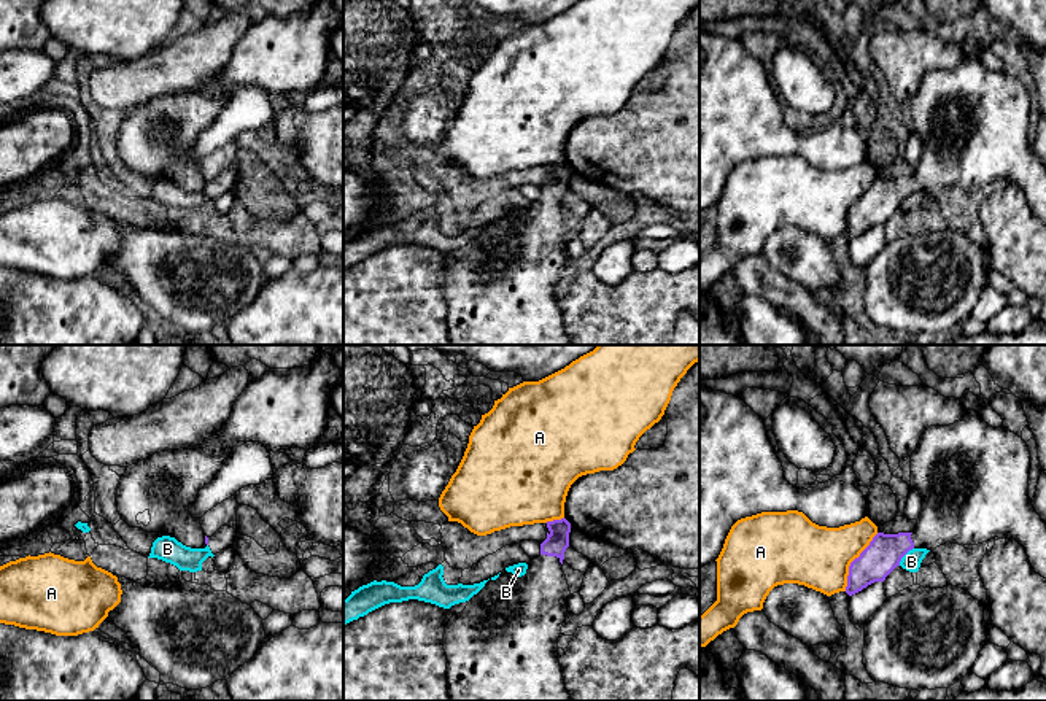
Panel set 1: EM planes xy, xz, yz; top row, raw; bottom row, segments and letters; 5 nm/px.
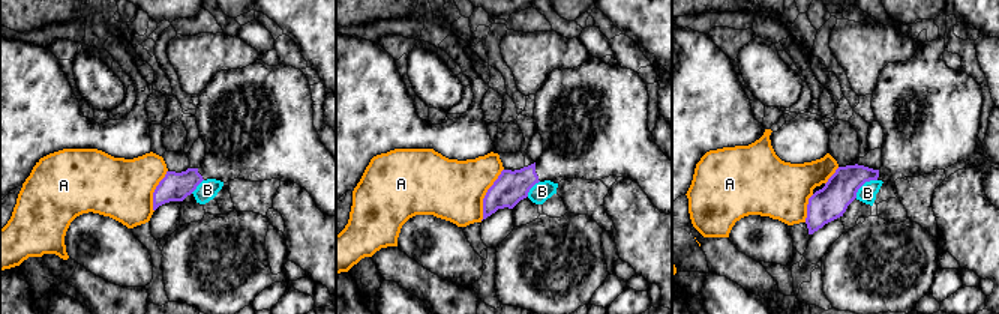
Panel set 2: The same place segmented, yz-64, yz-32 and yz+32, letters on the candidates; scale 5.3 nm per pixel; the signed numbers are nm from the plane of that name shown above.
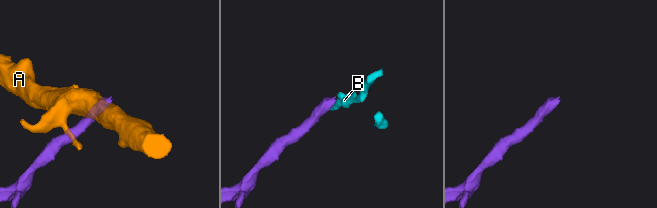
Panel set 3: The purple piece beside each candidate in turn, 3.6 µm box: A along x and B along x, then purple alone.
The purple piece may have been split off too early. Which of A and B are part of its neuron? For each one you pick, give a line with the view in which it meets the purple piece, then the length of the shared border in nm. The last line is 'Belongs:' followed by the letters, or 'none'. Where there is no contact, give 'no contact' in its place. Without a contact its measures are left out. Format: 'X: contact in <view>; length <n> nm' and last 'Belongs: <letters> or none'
Belongs: none

